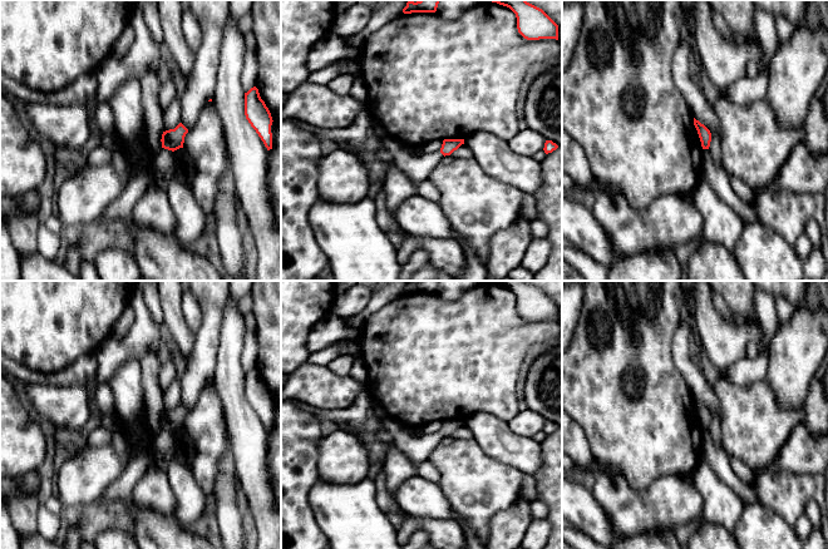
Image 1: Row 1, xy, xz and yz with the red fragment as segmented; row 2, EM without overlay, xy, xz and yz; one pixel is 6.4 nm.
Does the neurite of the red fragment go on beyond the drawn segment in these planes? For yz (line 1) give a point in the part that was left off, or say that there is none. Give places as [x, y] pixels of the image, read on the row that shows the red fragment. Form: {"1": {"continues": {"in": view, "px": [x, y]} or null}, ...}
{"1": {"continues": null}}

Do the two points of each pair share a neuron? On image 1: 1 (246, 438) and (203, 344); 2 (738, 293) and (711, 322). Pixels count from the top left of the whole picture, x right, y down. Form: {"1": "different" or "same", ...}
{"1": "different", "2": "different"}

